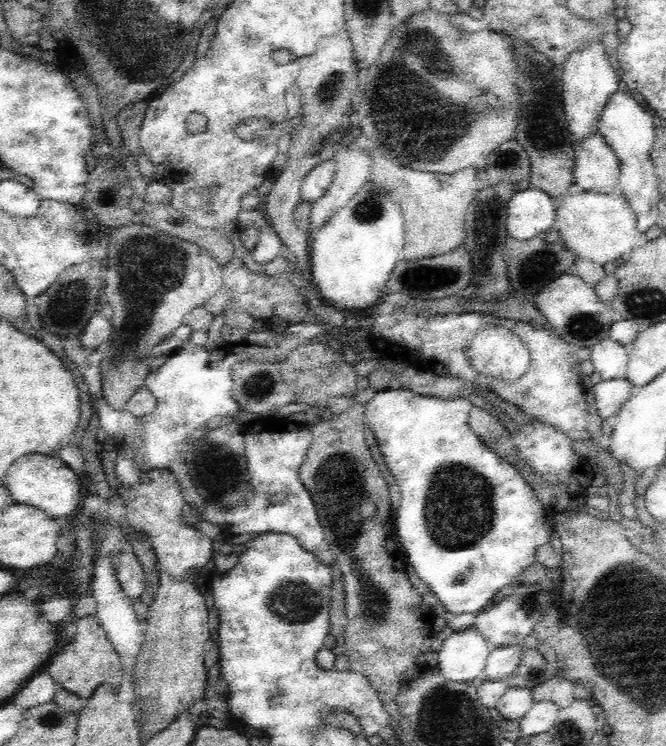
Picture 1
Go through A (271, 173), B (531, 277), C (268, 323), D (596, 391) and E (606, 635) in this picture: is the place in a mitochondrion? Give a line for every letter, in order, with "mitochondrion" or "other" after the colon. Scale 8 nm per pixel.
A: other
B: other
C: other
D: other
E: other

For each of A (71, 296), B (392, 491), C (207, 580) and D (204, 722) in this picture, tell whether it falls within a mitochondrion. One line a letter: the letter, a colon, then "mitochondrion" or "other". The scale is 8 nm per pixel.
A: mitochondrion
B: other
C: other
D: other

